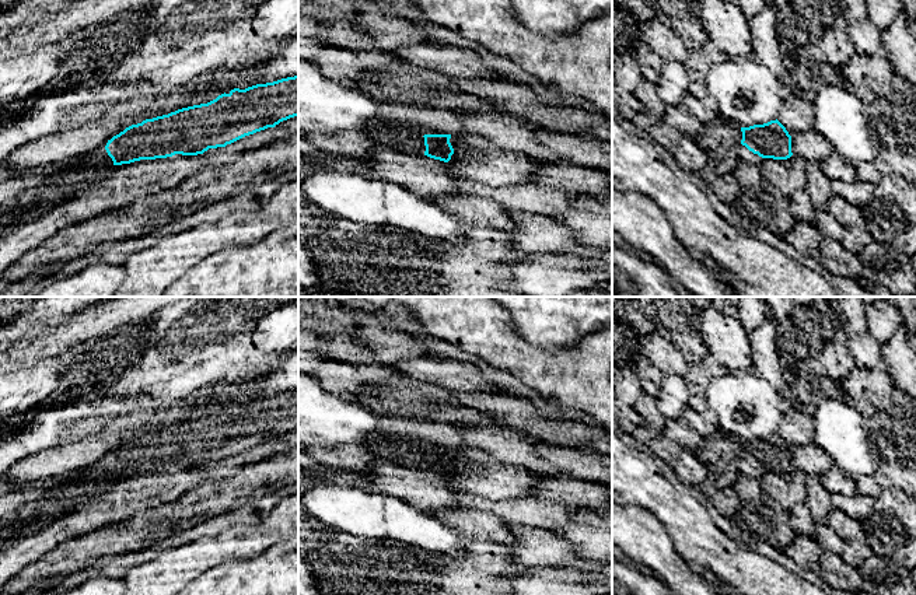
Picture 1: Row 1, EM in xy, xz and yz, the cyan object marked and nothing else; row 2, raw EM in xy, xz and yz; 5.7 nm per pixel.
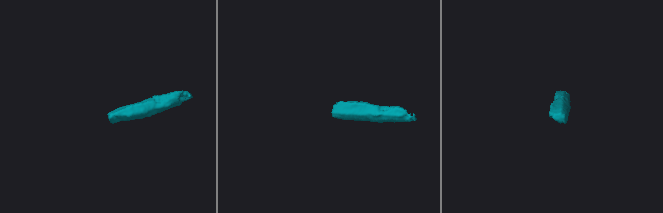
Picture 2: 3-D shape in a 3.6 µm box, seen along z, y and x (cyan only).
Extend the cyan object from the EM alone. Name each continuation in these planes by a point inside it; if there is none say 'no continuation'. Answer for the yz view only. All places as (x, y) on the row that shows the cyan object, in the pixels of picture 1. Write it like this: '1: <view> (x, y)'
1: yz (744, 154)

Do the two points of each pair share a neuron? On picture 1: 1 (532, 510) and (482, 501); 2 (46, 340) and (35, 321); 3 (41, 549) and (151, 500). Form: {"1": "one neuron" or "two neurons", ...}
{"1": "one neuron", "2": "two neurons", "3": "one neuron"}

